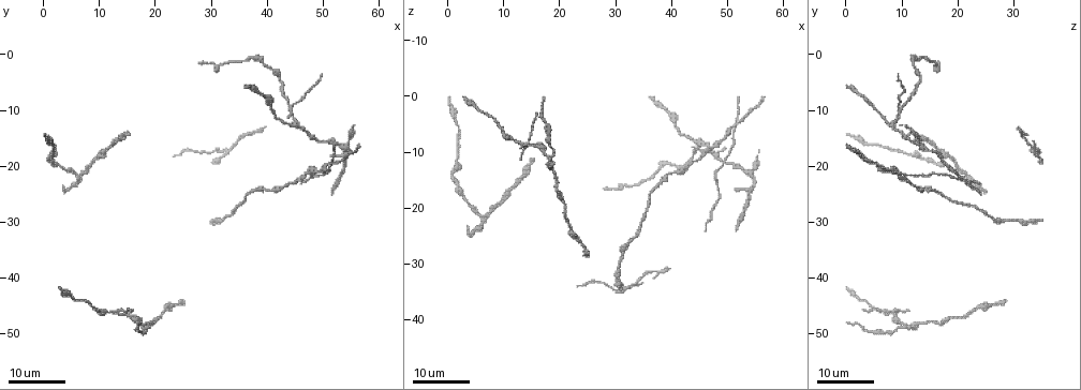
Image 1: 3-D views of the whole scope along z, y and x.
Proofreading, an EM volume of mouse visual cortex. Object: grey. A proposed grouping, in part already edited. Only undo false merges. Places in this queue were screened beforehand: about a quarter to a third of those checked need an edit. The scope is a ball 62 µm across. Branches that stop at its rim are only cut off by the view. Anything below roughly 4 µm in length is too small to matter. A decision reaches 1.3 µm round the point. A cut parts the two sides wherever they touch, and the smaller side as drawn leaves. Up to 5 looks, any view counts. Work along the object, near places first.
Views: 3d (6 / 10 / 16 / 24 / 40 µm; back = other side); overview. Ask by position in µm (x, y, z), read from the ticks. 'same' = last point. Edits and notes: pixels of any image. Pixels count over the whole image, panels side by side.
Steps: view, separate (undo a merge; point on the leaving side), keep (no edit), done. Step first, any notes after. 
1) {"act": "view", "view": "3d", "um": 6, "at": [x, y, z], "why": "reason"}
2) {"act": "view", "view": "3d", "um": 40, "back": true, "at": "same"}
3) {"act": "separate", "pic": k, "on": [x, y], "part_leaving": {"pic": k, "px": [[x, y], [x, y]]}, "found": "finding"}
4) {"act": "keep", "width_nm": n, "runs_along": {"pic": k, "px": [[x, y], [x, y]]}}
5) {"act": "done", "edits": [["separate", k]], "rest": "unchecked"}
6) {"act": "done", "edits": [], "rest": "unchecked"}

{"act": "view", "view": "3d", "um": 24, "at": [18.0, 48.5, 11.0], "why": "branch point"}

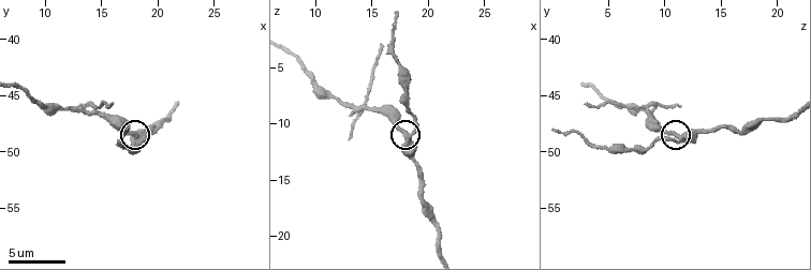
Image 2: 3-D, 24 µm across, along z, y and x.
{"act": "view", "view": "3d", "um": 6, "at": [18.2, 48.4, 11.0]}

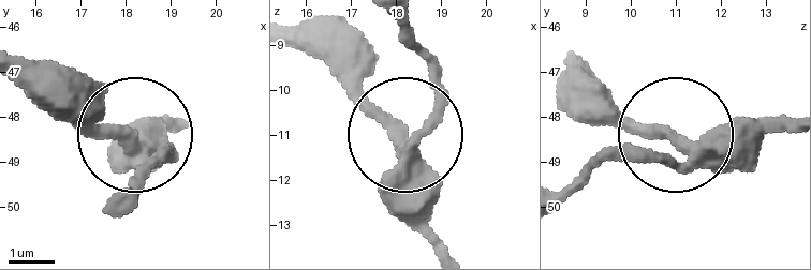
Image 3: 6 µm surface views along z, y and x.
{"act": "keep", "width_nm": 300, "runs_along": {"pic": 3, "px": [[785, 120], [681, 139], [559, 193]]}, "found": "continuous, no second cell"}

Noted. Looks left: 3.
{"act": "view", "view": "3d", "um": 16, "at": [17.6, 49.8, 5.2], "why": "calibre changes"}

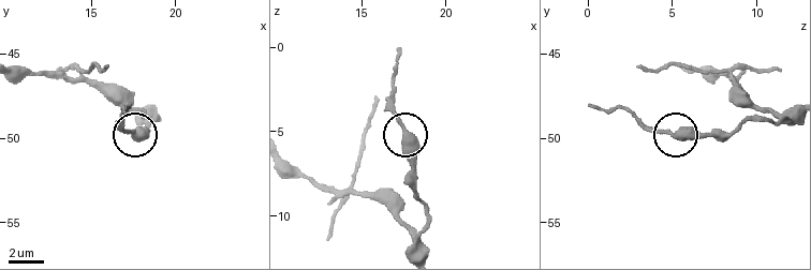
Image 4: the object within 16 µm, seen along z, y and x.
{"act": "keep", "width_nm": 380, "runs_along": {"pic": 4, "px": [[793, 110], [724, 134], [672, 134], [643, 128]]}, "found": "one cell here"}

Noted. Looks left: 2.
{"act": "view", "view": "3d", "um": 6, "at": [14.4, 46.0, 8.4], "why": "thin arm on a thick one"}

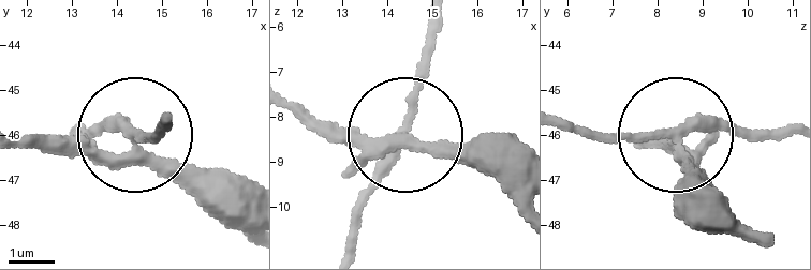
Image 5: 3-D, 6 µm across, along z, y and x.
{"act": "separate", "pic": 5, "on": [94, 123], "part_leaving": {"pic": 5, "px": [[408, 138], [431, 27]]}, "found": "two cells meet here"}

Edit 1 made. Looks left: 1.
{"act": "done", "edits": [["separate", 5]], "rest": "unchecked"}

